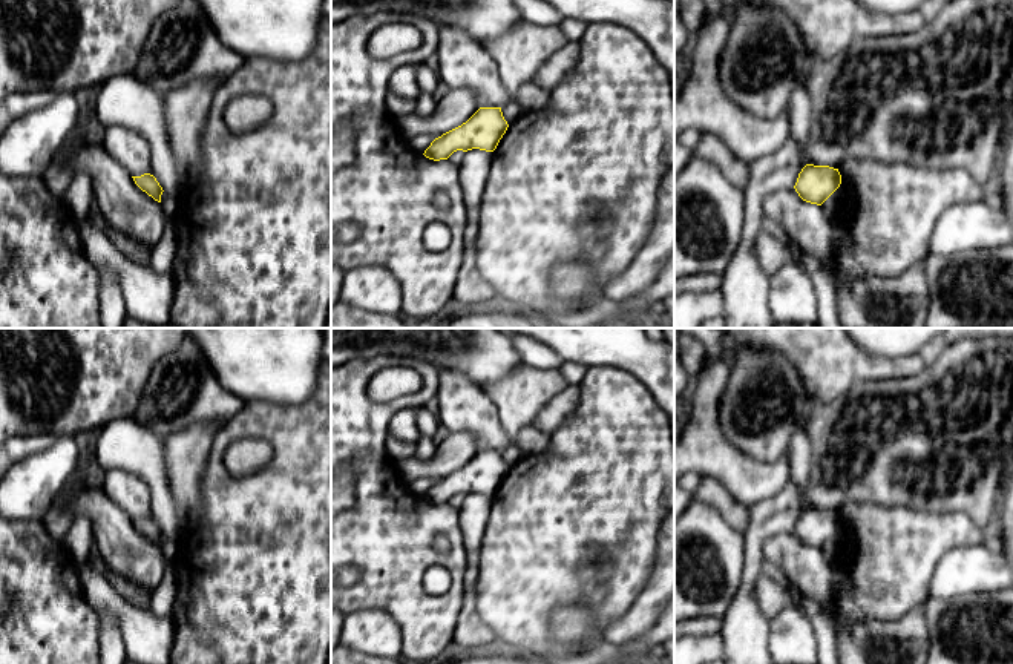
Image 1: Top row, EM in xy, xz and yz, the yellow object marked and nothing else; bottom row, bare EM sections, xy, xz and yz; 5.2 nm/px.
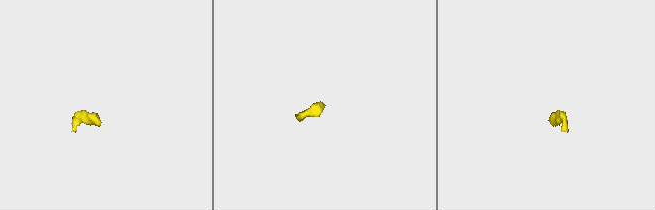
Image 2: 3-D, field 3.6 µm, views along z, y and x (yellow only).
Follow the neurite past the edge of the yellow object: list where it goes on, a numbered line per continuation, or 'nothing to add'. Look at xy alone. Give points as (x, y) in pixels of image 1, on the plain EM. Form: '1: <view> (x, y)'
nothing to add

